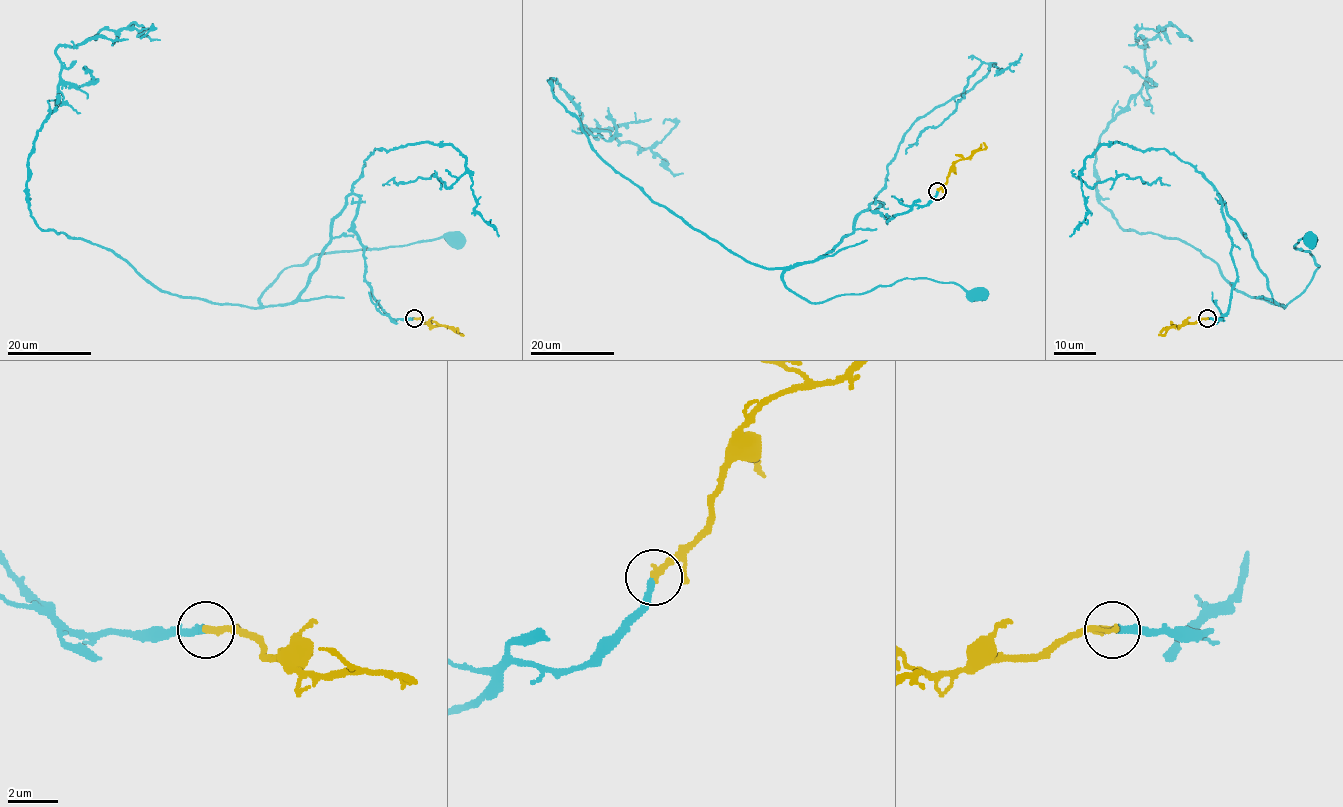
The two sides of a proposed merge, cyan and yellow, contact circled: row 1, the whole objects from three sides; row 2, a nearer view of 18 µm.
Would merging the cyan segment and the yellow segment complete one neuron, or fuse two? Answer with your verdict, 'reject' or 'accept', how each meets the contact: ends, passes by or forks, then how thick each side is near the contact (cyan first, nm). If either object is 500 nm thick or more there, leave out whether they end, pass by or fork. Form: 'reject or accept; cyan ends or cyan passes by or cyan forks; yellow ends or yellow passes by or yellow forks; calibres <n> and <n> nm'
accept; cyan ends; yellow ends; calibres 280 and 280 nm

